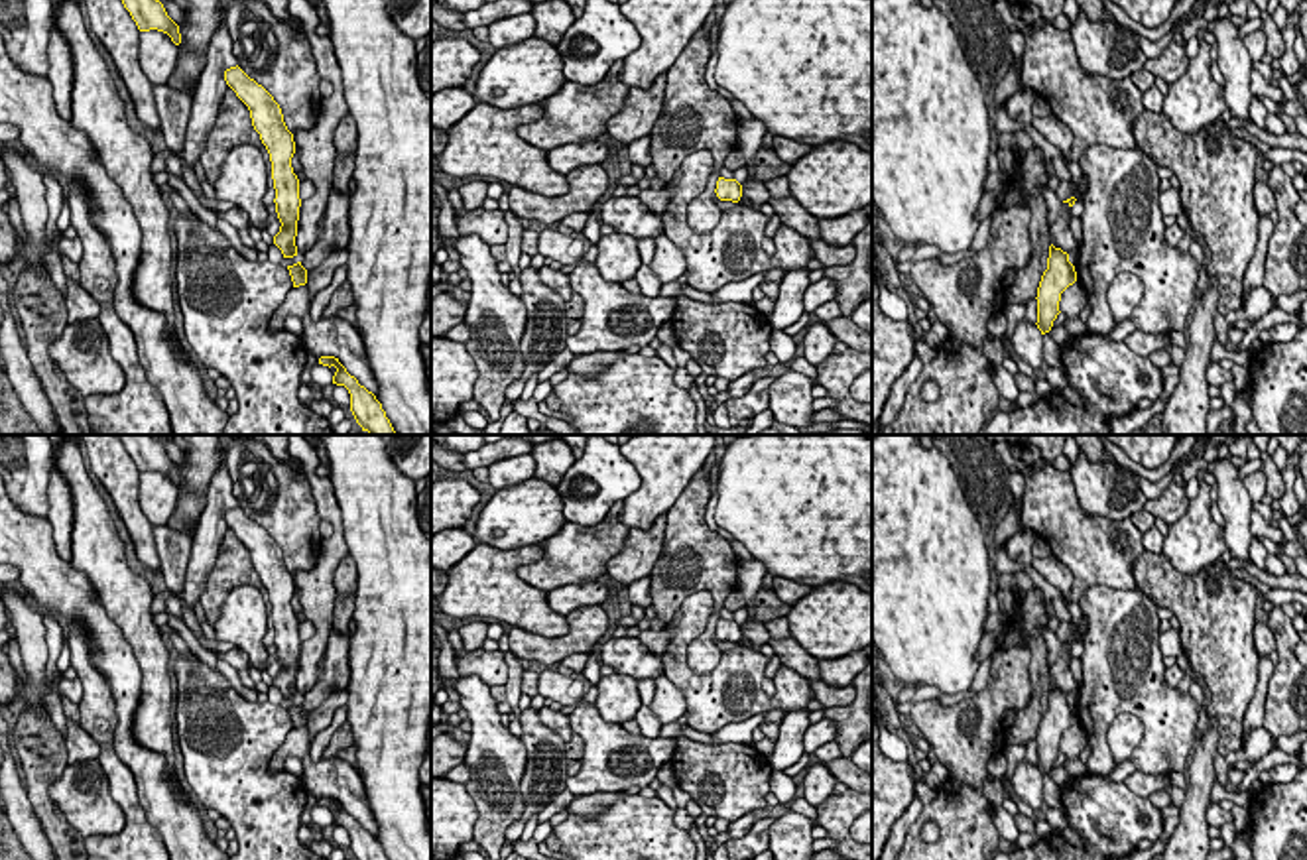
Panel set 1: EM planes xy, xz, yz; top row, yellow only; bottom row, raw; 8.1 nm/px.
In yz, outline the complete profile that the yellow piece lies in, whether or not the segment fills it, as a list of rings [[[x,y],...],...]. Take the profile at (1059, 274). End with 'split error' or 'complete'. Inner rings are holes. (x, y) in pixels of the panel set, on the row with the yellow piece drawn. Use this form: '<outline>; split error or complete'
[[[1049,246],[1047,270],[1037,287],[1037,329],[1041,335],[1049,333],[1057,319],[1061,293],[1077,281],[1075,266],[1069,254],[1061,248]]]; complete

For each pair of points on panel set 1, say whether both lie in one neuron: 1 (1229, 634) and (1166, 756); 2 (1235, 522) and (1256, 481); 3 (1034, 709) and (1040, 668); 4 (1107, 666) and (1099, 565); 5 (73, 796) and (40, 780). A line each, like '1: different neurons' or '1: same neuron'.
1: different neurons
2: different neurons
3: same neuron
4: different neurons
5: different neurons

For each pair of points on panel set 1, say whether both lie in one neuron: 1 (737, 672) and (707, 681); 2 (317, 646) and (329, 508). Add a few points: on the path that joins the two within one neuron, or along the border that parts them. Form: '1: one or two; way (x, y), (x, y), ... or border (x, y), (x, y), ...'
1: one; way (729, 675), (715, 679)
2: one; way (321, 613), (321, 573), (335, 552), (335, 542)

